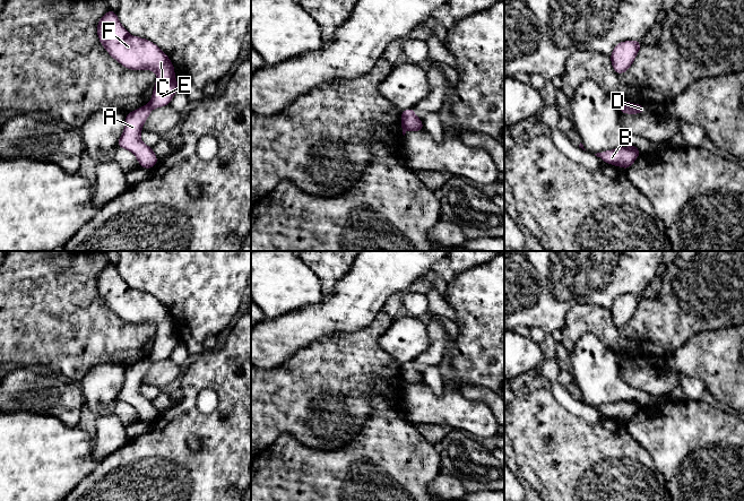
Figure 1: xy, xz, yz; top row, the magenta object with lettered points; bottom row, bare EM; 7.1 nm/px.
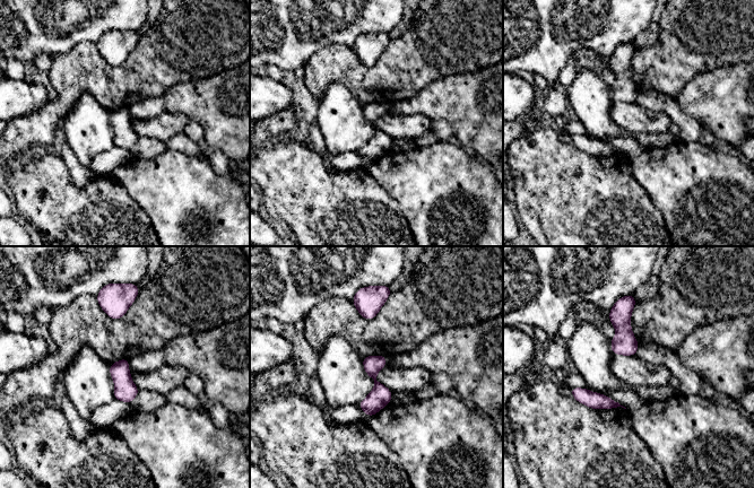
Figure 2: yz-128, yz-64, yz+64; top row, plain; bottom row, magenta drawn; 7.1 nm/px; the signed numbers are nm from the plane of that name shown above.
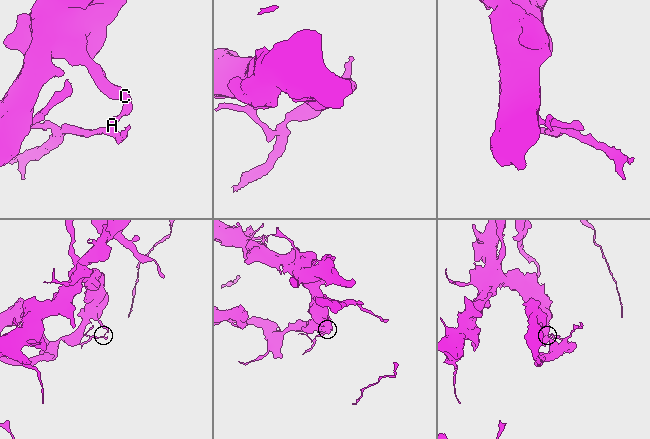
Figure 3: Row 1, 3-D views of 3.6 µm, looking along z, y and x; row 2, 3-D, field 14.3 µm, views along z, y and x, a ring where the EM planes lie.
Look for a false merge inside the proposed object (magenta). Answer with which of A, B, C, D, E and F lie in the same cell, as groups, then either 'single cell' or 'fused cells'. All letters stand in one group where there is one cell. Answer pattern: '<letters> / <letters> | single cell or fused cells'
A B D / C E F | fused cells

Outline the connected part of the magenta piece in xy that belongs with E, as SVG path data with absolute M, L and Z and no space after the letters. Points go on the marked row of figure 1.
M110 9L97 24L97 36L103 47L124 68L154 70L157 75L149 105L152 109L170 105L179 89L174 66L152 41L130 35Z

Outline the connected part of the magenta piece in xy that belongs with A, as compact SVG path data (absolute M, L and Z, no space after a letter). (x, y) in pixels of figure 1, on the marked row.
M147 104L126 114L126 127L116 144L116 147L133 153L142 169L153 169L158 163L153 148L140 140L140 132L152 110Z

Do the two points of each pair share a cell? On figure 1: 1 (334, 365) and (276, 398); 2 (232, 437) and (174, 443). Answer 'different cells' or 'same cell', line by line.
1: same cell
2: same cell

